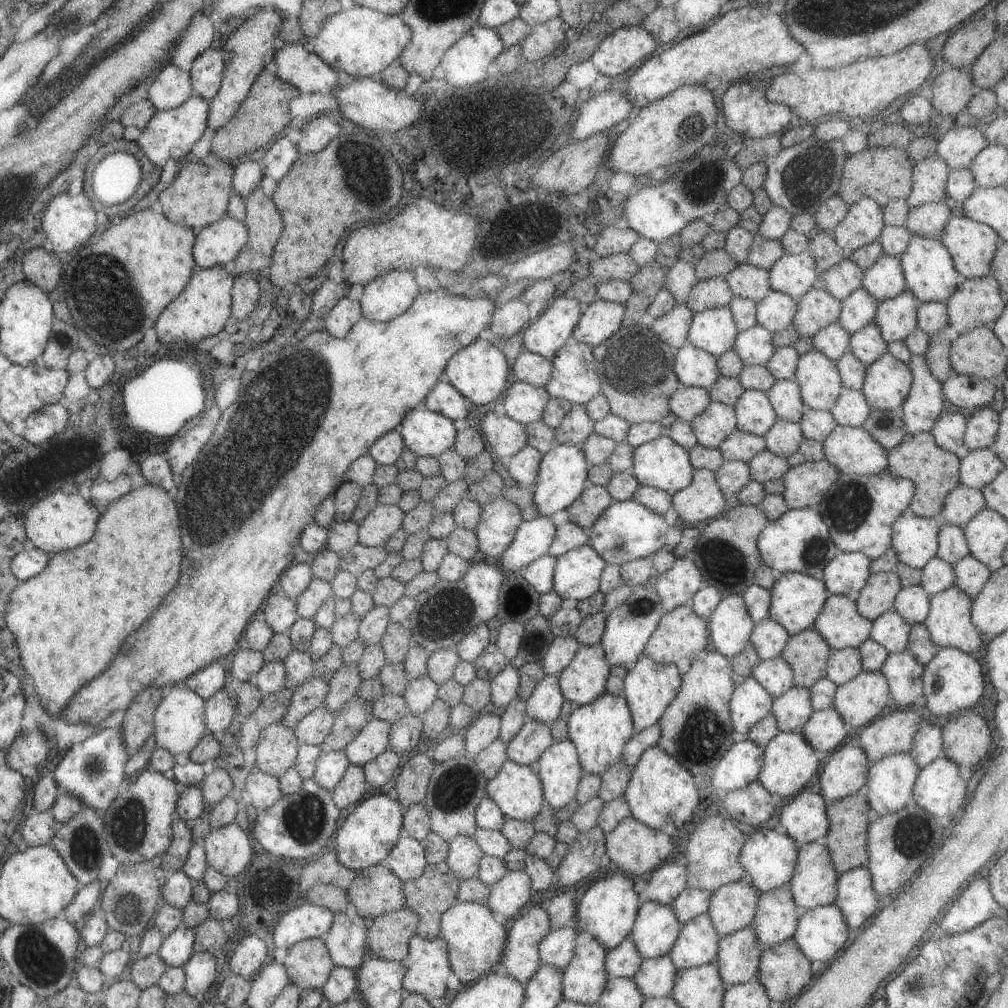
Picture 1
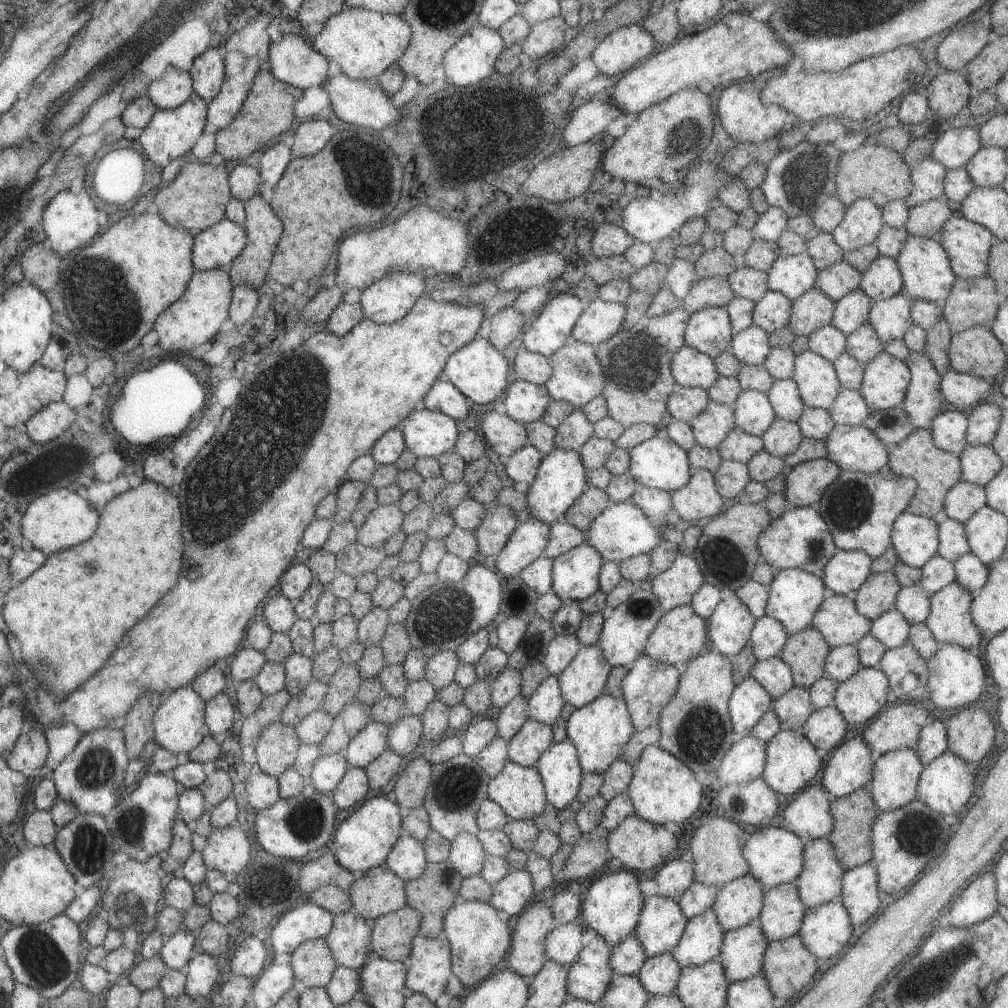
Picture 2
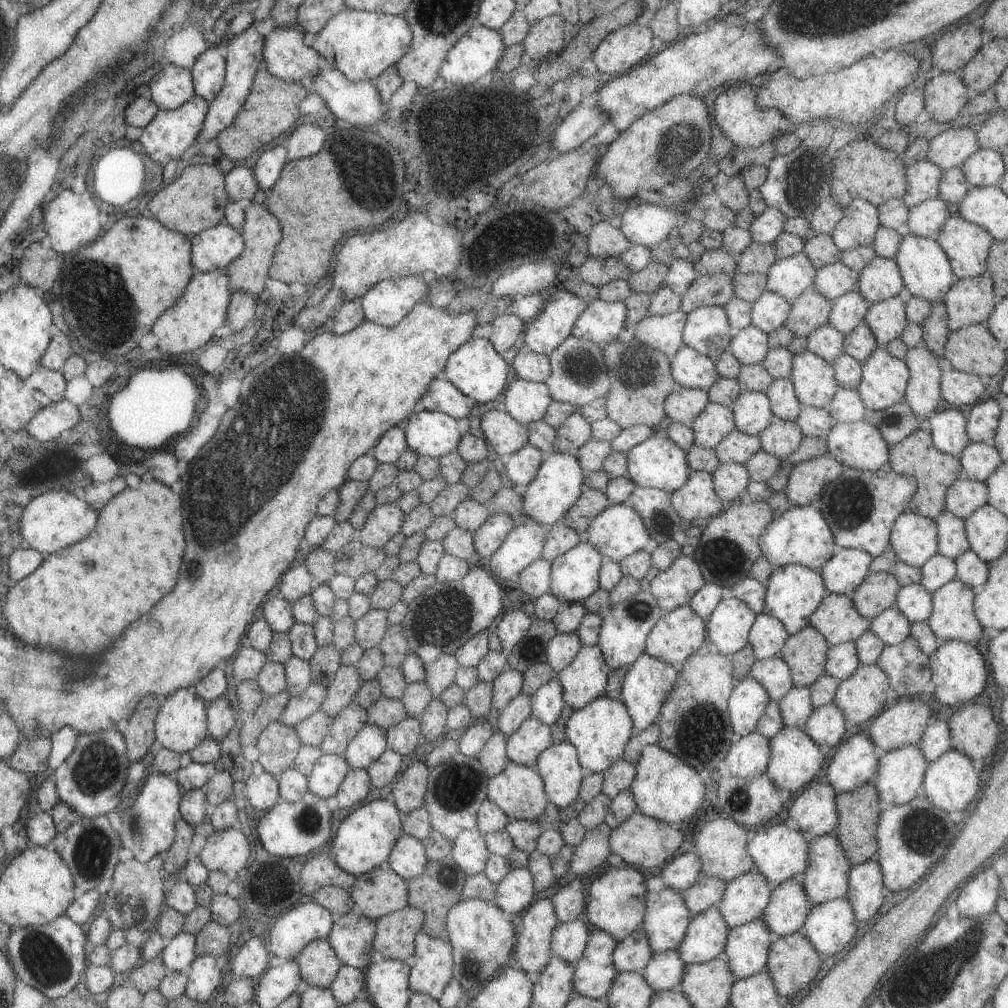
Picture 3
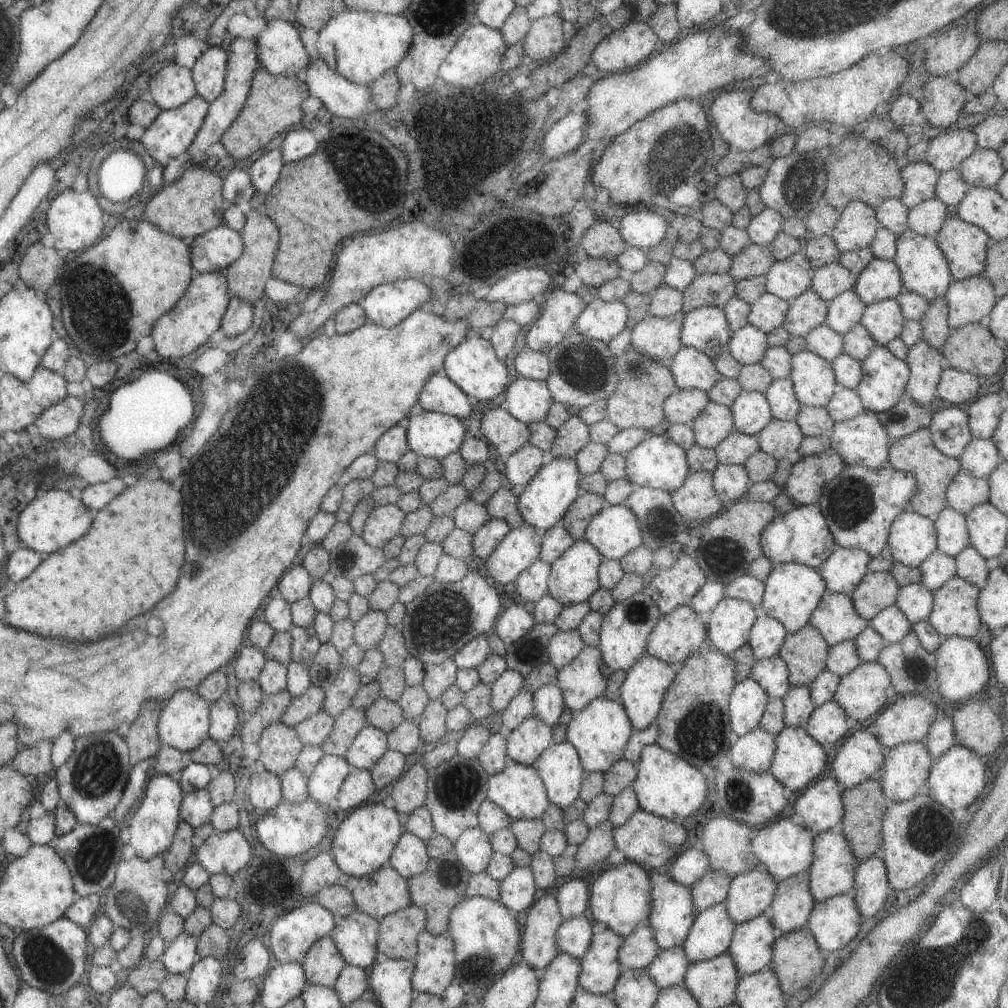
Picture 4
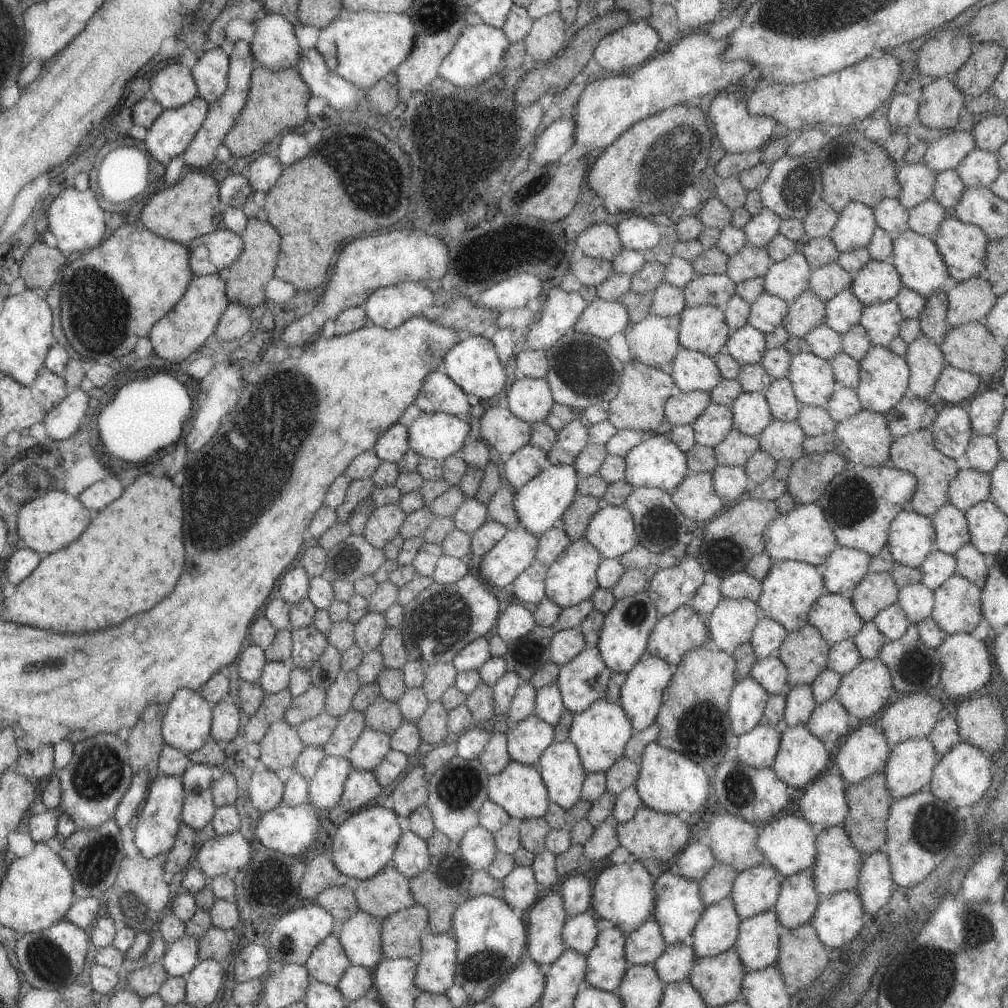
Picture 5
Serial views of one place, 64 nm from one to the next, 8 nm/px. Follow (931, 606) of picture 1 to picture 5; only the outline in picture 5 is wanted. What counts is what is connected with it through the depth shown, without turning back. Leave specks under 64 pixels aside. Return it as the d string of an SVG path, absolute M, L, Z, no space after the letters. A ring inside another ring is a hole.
M953 573L936 589L932 590L934 603L930 612L933 622L947 635L953 633L970 633L981 620L980 588L966 578Z

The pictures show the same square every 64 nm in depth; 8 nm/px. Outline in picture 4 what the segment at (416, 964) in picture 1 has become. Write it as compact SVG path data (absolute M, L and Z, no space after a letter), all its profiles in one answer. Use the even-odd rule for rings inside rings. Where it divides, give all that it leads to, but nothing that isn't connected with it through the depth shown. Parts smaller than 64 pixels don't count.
M424 928L416 938L416 955L412 958L414 969L411 986L418 993L435 996L454 979L454 946L449 934L432 935Z

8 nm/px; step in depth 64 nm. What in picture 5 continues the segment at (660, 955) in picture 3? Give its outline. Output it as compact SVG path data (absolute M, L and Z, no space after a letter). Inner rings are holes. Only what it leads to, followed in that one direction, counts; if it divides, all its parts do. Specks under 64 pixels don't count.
M684 941L667 945L651 966L665 984L676 983L685 980L695 959L694 950Z

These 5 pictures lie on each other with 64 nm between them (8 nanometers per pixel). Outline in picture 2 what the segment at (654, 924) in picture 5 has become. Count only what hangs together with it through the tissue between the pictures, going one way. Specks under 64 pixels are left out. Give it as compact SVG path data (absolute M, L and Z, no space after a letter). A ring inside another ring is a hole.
M631 932L627 938L612 947L608 965L612 976L635 975L646 961L646 954L636 934Z

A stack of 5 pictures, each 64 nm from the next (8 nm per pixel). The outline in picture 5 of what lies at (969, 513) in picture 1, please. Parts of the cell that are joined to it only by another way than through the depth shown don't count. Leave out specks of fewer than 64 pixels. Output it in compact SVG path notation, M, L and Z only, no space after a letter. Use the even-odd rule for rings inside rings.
M971 469L958 470L947 487L948 502L965 512L970 506L988 499L990 478Z

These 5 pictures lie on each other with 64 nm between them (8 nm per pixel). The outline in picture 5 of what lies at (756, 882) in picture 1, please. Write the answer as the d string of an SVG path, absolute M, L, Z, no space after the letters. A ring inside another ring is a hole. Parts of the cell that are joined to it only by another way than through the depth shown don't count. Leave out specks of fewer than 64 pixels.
M781 813L765 825L757 835L755 846L763 854L765 862L772 866L781 876L786 877L810 867L815 860L815 839L817 828L798 813Z

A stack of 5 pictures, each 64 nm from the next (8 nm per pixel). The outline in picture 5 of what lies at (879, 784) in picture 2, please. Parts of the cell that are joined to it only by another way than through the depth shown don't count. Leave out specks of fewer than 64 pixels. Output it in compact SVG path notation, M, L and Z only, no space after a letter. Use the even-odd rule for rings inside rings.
M927 737L891 745L882 773L894 800L926 788L938 758Z

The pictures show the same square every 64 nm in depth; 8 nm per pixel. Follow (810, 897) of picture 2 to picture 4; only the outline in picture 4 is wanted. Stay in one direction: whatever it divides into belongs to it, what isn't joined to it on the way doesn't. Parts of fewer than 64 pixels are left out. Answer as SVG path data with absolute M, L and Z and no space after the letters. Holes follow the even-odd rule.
M829 829L815 834L812 847L812 861L808 866L807 874L809 890L814 901L823 902L826 898L850 892L859 862L841 832Z

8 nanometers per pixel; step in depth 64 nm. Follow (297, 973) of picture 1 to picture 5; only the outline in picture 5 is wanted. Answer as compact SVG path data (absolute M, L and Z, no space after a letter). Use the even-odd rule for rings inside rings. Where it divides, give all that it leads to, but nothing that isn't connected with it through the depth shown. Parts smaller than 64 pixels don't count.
M330 934L318 942L303 964L311 981L331 986L336 986L349 965L349 959L335 934Z

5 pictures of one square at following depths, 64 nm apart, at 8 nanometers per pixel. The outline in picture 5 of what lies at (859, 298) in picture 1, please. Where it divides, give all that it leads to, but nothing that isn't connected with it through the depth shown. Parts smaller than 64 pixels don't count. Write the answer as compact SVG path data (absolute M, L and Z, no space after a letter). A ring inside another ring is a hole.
M849 287L824 301L822 324L836 333L844 333L858 322L864 306L853 296Z

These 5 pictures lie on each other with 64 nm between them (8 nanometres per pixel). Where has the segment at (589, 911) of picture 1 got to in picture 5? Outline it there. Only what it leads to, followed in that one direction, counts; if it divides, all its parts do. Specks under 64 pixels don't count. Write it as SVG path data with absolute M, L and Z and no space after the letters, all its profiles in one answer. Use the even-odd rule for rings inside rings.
M639 860L607 866L603 868L592 884L590 912L602 924L613 924L628 935L640 924L652 918L655 904L654 878L640 864Z

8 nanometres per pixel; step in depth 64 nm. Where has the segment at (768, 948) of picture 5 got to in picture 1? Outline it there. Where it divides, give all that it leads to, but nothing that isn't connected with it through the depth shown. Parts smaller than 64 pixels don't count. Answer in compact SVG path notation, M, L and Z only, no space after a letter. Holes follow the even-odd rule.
M749 925L721 937L713 961L725 986L756 977L761 953L762 946Z

